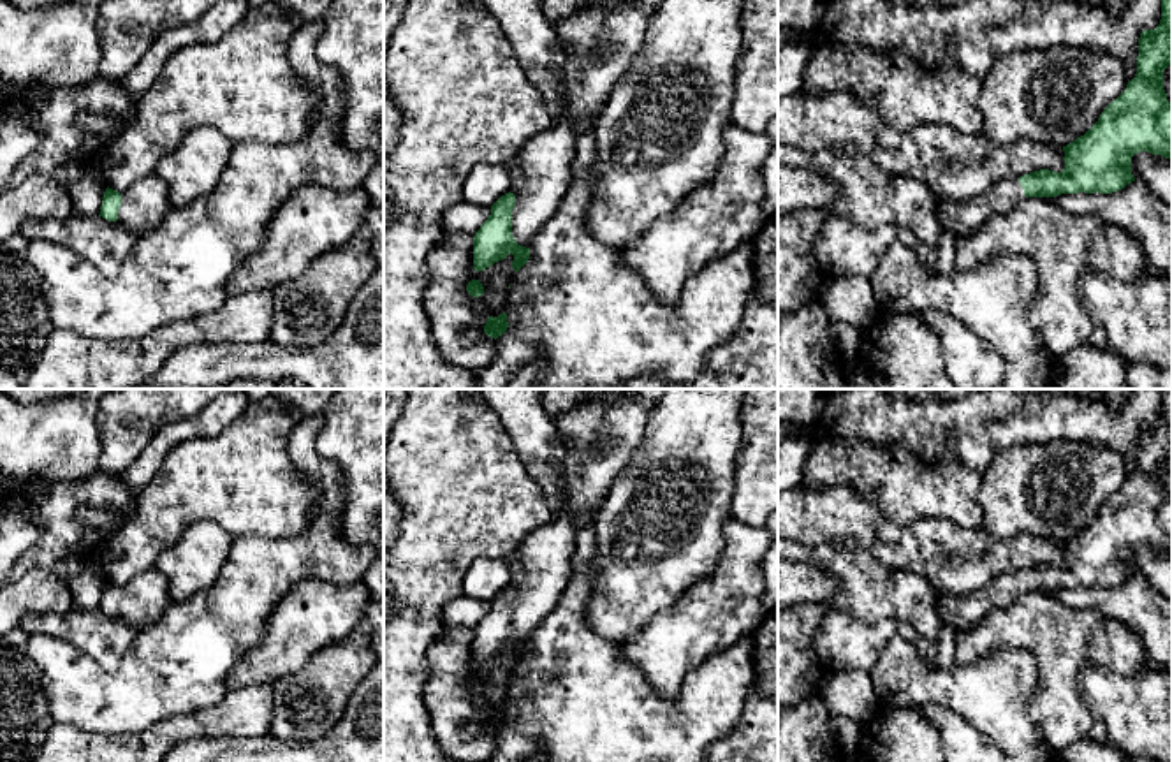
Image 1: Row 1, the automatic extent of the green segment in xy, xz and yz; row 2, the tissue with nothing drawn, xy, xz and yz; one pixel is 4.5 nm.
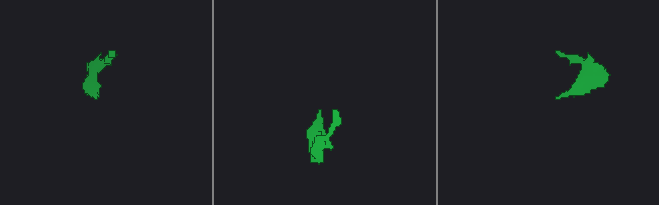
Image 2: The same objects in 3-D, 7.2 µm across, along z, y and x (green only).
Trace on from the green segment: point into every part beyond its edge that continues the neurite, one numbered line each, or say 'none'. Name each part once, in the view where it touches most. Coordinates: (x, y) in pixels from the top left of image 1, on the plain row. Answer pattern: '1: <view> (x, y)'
1: xz (599, 437)

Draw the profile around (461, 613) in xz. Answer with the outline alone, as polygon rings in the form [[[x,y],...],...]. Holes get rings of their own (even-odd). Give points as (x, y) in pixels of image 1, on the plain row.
[[[466,595],[454,598],[440,614],[440,635],[454,628],[475,630],[489,609],[489,600],[470,598]]]

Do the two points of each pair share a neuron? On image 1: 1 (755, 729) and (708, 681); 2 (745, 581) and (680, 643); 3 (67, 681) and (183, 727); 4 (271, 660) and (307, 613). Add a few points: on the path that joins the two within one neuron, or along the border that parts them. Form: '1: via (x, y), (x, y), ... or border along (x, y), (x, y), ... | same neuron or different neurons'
1: border along (752, 687), (739, 720), (713, 743) | different neurons
2: via (727, 593), (697, 625) | same neuron
3: border along (205, 710), (171, 715), (138, 732), (125, 734) | different neurons
4: via (284, 648), (300, 625) | same neuron

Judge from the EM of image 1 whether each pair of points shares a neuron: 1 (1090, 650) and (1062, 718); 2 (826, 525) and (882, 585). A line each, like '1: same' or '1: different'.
1: same
2: different

